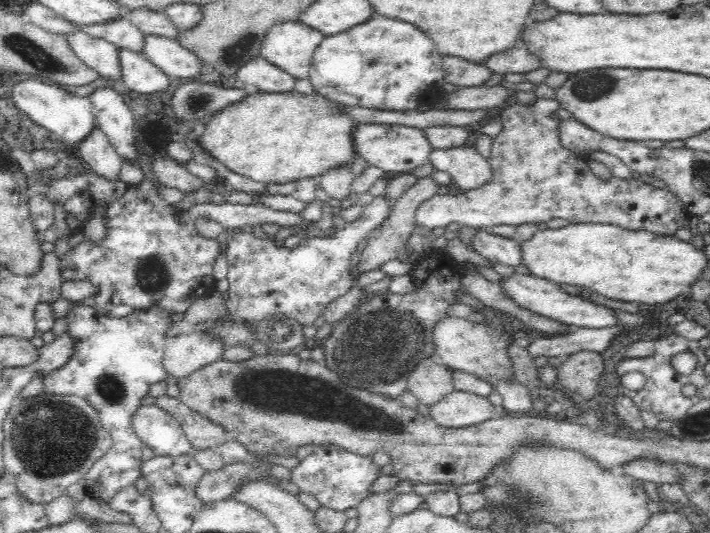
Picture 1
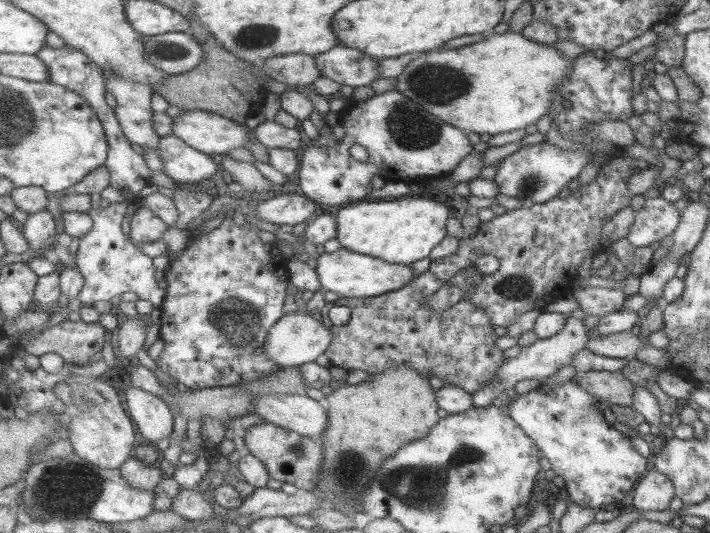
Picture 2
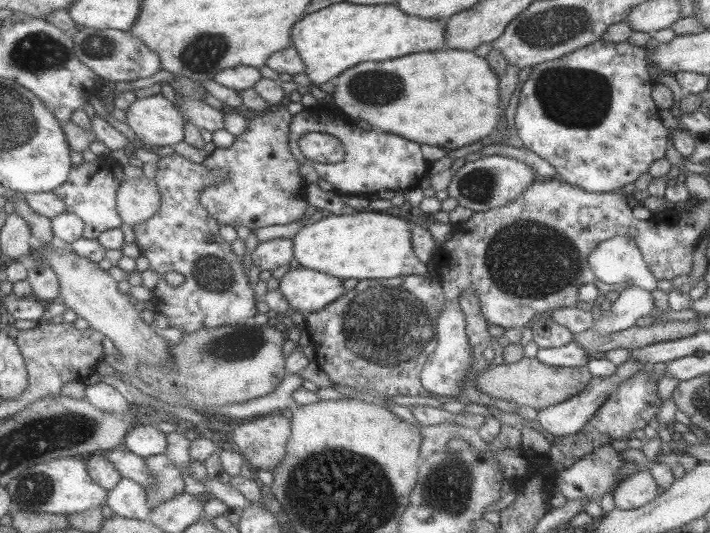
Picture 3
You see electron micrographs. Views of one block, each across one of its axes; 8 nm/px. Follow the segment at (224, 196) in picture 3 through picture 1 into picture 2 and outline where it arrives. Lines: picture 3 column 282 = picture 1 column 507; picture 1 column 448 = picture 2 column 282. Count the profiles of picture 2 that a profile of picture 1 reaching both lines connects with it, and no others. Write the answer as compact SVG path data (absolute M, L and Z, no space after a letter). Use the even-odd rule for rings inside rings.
M290 192L257 204L255 214L256 218L273 224L297 226L315 218L317 203L304 193Z

